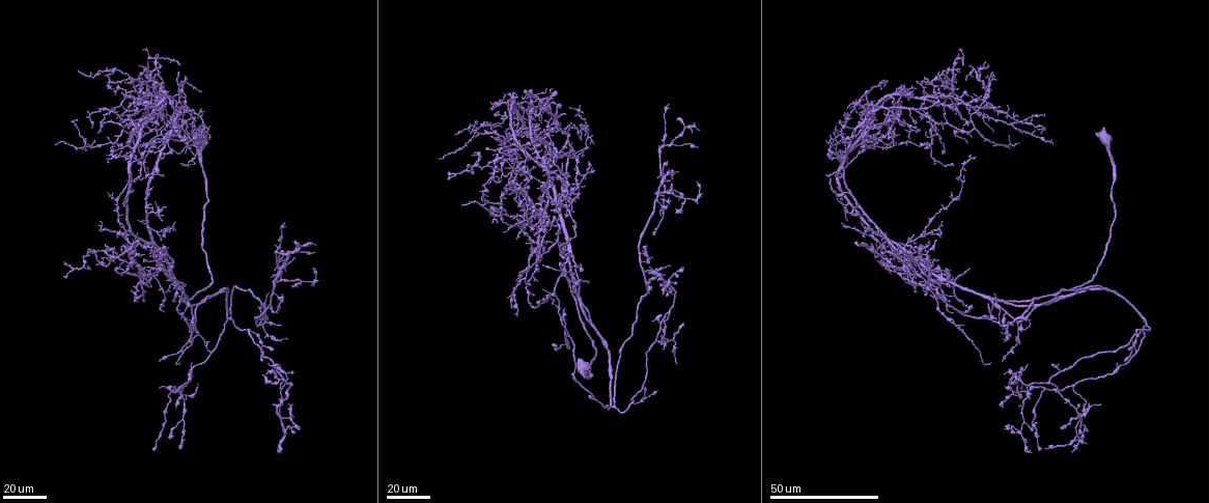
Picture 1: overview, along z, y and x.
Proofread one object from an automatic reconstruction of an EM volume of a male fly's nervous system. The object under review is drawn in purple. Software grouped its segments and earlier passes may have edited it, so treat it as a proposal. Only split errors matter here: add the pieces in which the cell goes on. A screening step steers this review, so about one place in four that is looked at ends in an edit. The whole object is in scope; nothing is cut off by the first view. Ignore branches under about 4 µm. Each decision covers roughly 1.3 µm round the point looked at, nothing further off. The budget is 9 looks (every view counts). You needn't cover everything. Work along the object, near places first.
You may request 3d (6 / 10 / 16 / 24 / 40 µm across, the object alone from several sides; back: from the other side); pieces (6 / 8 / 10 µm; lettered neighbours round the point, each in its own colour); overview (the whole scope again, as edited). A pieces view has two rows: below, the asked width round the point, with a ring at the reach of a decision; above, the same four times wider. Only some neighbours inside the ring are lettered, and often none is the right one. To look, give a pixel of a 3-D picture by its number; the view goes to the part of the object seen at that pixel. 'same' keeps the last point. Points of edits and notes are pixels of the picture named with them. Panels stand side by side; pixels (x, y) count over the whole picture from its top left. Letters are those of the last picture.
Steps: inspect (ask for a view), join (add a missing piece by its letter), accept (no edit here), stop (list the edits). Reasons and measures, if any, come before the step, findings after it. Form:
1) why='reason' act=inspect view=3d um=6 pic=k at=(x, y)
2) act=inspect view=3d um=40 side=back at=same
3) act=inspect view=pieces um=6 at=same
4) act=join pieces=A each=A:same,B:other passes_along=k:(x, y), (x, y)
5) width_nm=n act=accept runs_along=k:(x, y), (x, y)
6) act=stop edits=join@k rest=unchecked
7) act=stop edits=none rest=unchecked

why='tapers out' act=inspect view=3d um=40 pic=1 at=(971, 107)

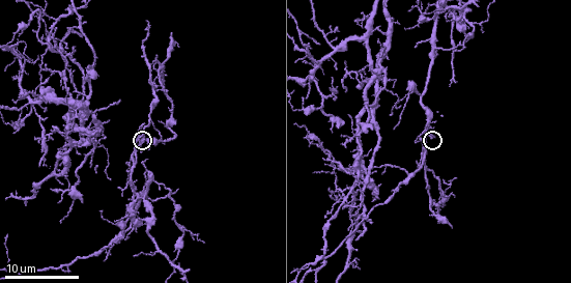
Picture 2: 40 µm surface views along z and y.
act=inspect view=pieces um=10 pic=2 at=(142, 138)

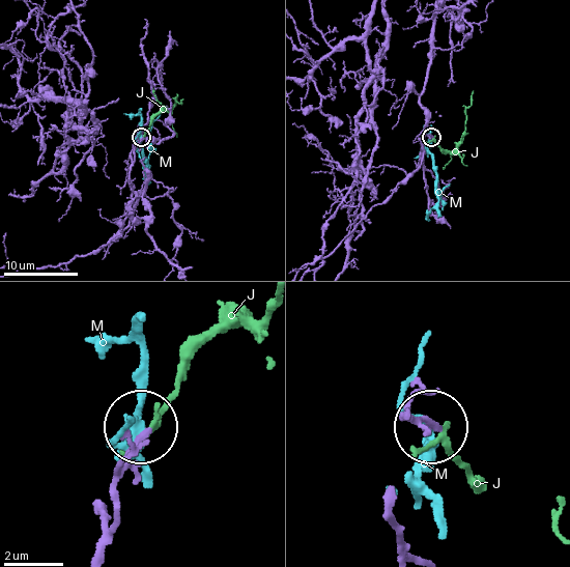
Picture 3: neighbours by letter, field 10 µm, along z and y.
act=join pieces=J each=J:same,M:other passes_along=3:(406, 418), (436, 425), (481, 479) found='the cell continues'

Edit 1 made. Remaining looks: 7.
act=inspect view=overview

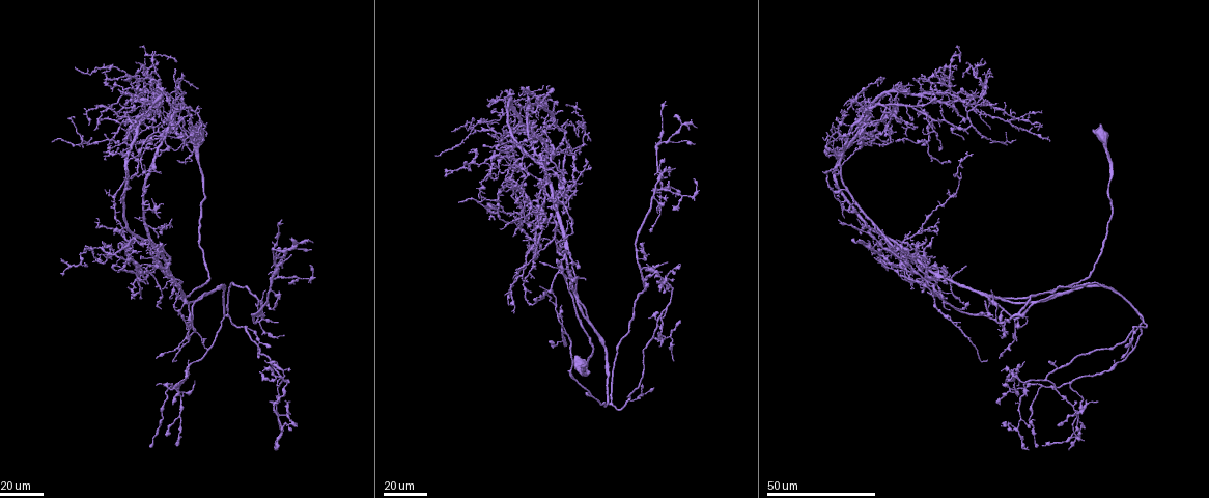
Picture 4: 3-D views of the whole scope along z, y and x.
why='thin end' act=inspect view=3d um=40 pic=4 at=(894, 84)

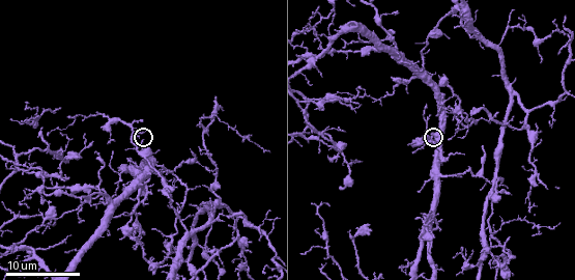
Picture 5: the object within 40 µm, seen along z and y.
act=inspect view=pieces um=6 pic=5 at=(143, 140)

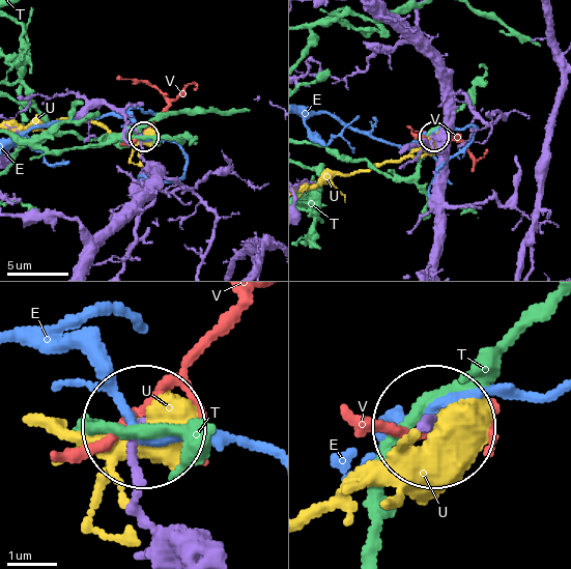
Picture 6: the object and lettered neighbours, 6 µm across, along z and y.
act=join pieces=V each=E:other,T:other,U:other,V:same found='it goes on there'

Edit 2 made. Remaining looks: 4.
why='branch stops here' act=inspect view=pieces um=6 pic=2 at=(357, 237)

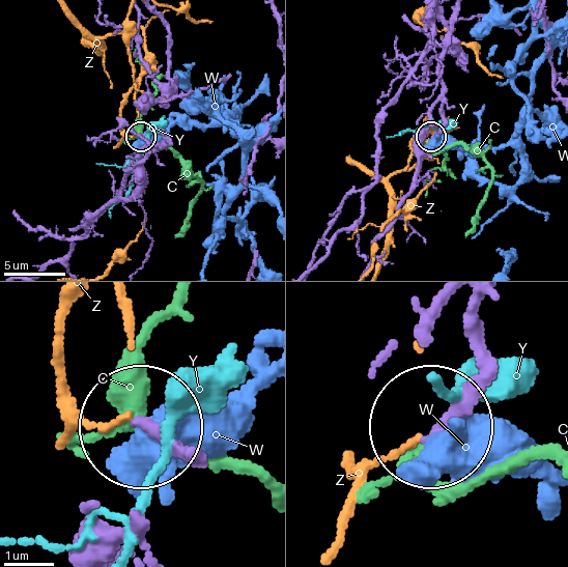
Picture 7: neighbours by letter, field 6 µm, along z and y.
act=join pieces=C each=C:same,W:other,Y:other,Z:other passes_along=7:(183, 457), (134, 421), (257, 482) found='it goes on there'

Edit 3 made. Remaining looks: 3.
why='see it whole again' act=inspect view=overview

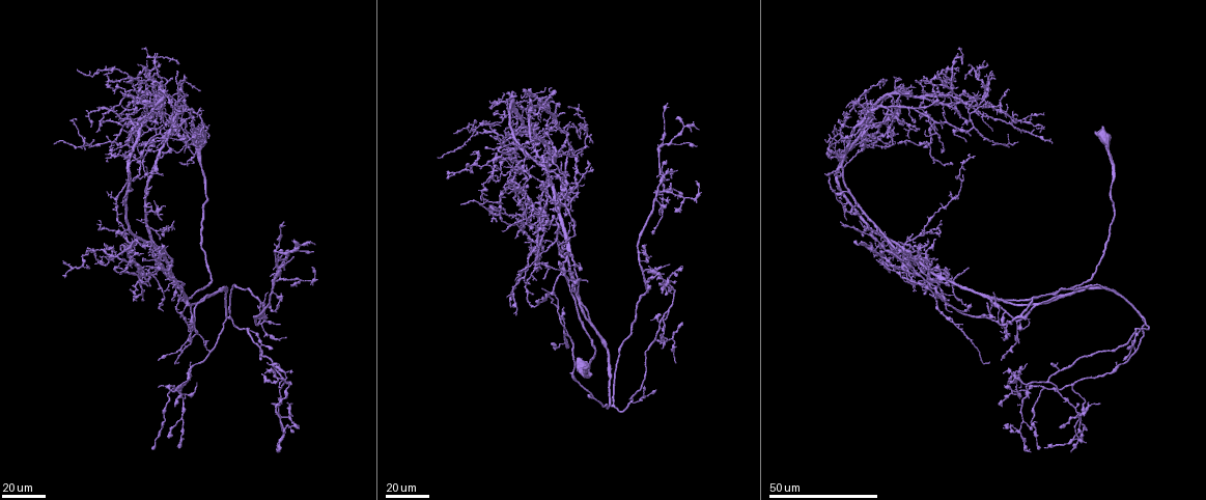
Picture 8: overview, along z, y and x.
why='free end' act=inspect view=3d um=40 pic=8 at=(1016, 121)

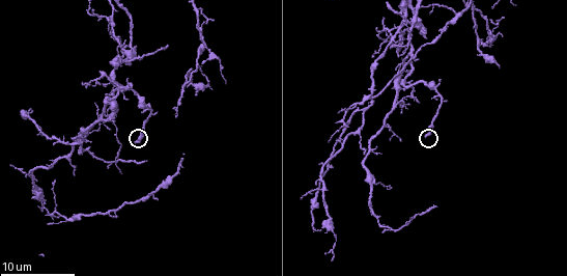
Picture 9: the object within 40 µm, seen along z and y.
act=inspect view=pieces um=10 pic=9 at=(136, 140)

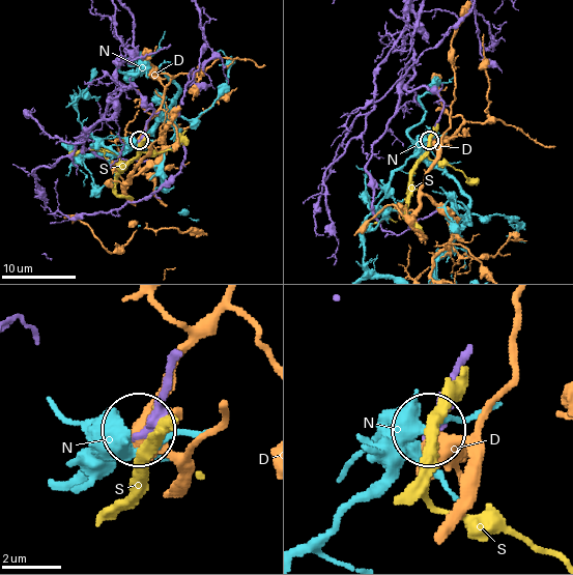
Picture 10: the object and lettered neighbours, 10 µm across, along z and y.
act=accept each=D:other,N:other,S:other found='none of them fits'

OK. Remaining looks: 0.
act=stop edits=join@3,join@6,join@7 rest=unchecked

